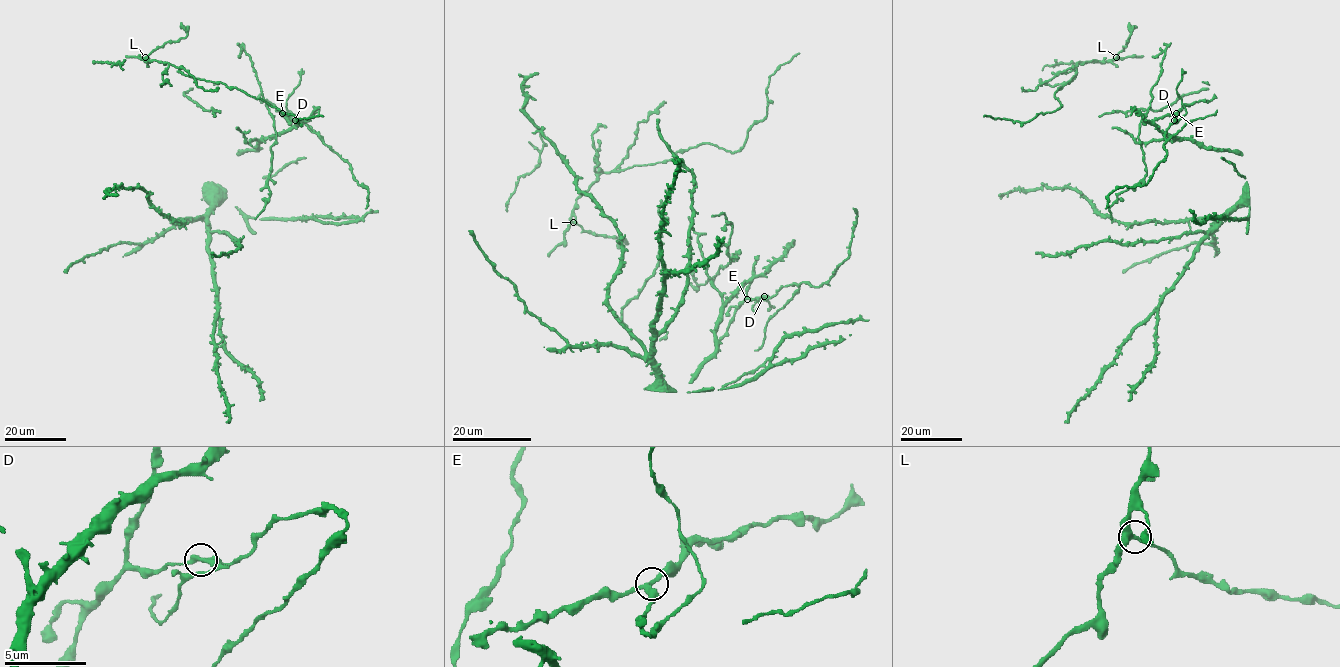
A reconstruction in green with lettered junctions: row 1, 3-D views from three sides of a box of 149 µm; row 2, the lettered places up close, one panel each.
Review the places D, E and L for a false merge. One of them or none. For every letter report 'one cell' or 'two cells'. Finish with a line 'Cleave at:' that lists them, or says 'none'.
D: two cells
E: one cell
L: one cell
Cleave at: D

